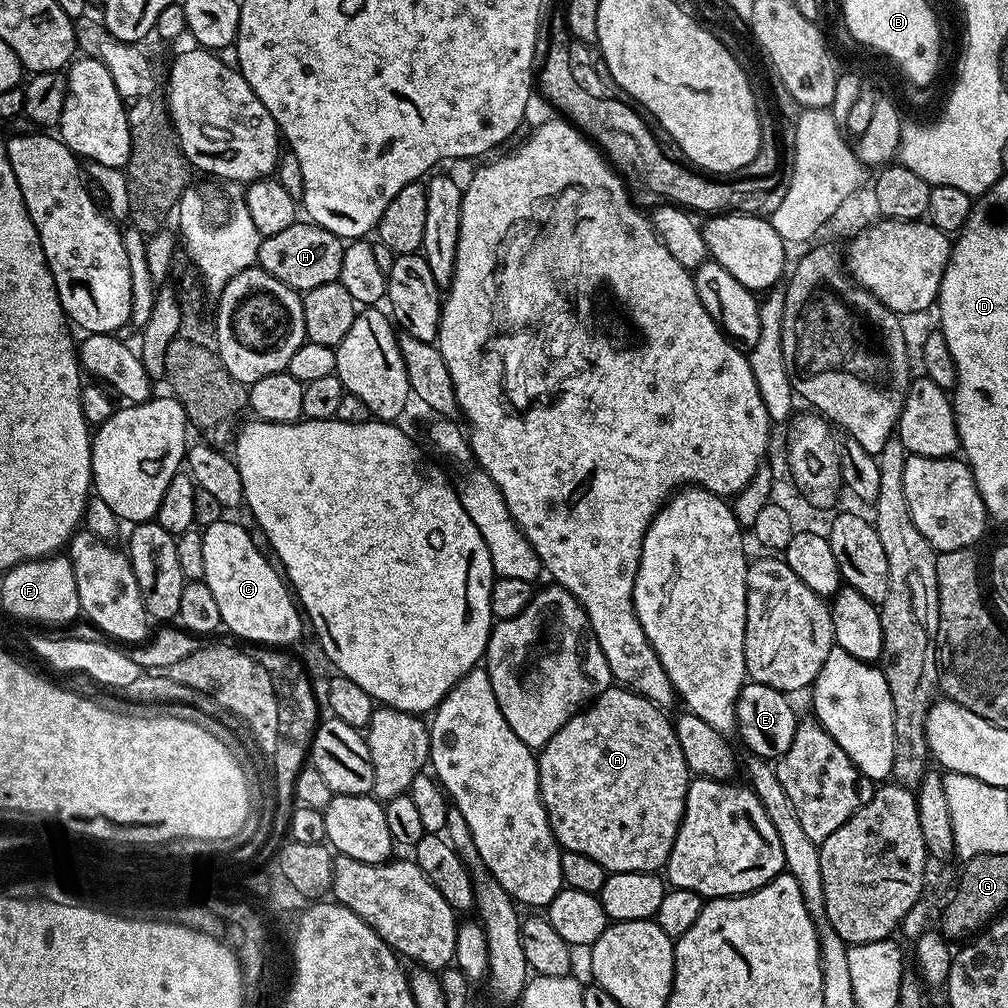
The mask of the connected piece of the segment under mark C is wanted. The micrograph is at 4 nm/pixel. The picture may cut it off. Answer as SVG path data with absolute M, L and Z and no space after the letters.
M222 518L218 522L214 522L209 528L203 529L203 533L202 554L206 565L206 574L204 575L203 581L206 586L210 586L210 591L213 592L214 598L218 601L218 611L222 614L222 618L220 619L221 625L223 625L225 629L229 628L234 635L241 636L244 640L253 640L256 644L272 644L268 646L288 646L284 644L294 643L300 636L300 620L302 624L302 612L298 607L297 601L294 599L293 593L290 591L289 585L286 583L285 577L278 571L277 565L273 563L271 559L268 561L267 558L260 553L259 546L252 541L251 534L248 533L242 525L231 524L231 522L228 521L228 518Z

